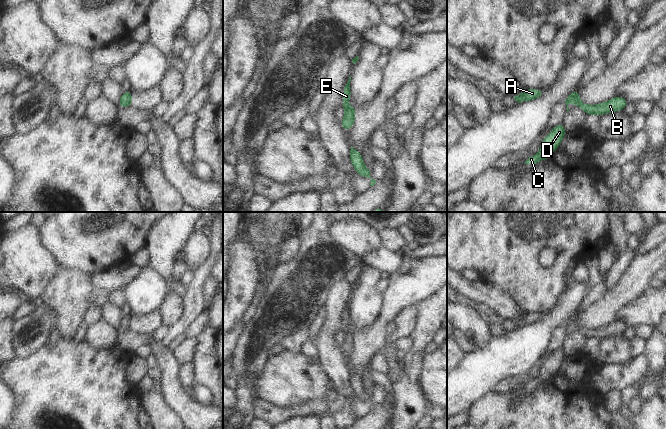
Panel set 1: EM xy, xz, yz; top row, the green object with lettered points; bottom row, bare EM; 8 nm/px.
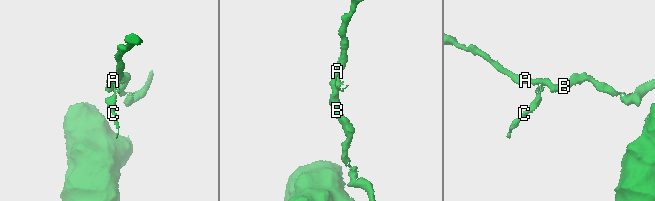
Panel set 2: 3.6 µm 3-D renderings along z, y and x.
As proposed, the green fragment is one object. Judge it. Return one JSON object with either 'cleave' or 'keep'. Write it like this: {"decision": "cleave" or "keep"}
{"decision": "cleave"}

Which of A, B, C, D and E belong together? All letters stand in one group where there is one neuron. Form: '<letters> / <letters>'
A B E / C D

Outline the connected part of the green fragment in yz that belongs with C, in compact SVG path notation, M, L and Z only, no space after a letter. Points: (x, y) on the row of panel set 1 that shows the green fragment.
M564 123L556 125L542 140L539 152L529 157L524 164L537 164L541 160L548 159L548 157L559 147L565 134Z

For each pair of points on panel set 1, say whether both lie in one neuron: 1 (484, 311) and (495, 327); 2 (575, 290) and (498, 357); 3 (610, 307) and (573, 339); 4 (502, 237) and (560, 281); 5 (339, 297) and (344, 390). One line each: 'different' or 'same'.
1: same
2: same
3: different
4: same
5: same

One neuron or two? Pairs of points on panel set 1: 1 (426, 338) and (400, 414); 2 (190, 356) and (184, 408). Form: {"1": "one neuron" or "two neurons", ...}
{"1": "one neuron", "2": "two neurons"}

